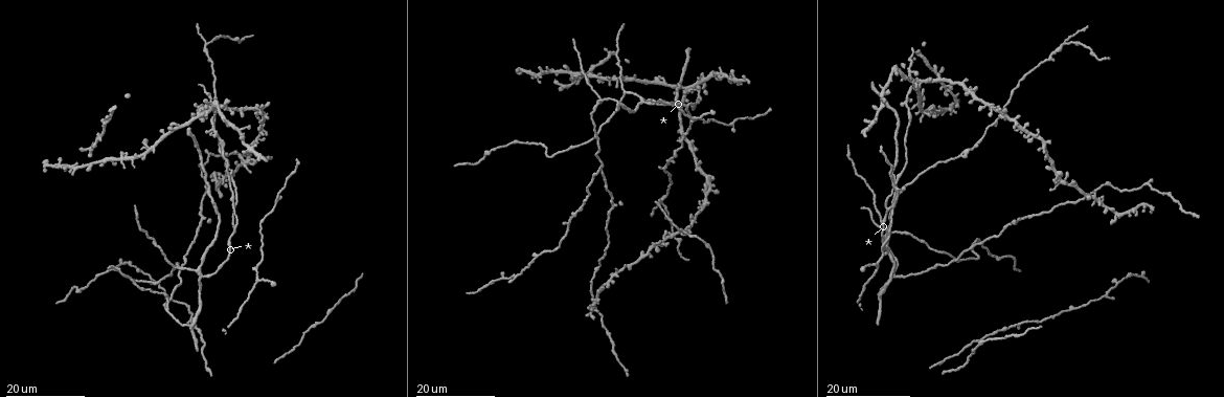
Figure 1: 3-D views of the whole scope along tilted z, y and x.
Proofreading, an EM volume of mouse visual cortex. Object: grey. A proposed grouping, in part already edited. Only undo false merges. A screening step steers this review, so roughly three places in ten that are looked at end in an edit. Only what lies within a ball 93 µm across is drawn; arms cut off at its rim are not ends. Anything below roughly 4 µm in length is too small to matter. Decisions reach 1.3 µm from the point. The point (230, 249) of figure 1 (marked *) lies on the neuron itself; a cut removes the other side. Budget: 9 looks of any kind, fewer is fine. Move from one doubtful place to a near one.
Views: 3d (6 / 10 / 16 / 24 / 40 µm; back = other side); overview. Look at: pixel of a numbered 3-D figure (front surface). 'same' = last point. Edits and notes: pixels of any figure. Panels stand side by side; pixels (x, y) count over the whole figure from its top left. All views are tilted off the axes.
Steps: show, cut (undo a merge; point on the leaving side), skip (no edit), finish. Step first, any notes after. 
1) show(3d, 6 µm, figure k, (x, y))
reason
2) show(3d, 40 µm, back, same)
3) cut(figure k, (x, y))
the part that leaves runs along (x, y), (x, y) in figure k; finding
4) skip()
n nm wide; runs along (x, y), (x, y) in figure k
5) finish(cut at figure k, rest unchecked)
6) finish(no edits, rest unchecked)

show(3d, 16 µm, figure 1, (625, 93))
a fork

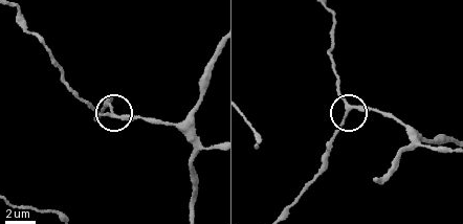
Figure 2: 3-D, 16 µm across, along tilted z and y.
show(3d, 6 µm, figure 2, (346, 109))

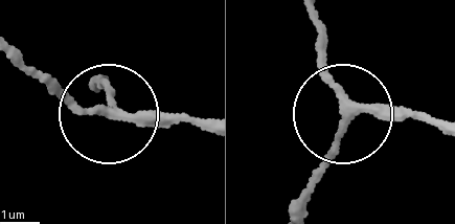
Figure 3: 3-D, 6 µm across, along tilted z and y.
skip()
3 arms; runs along (206, 128), (93, 112), (18, 64) in figure 3; one neuron here

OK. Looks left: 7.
show(3d, 24 µm, figure 1, (201, 276))
three arms meet

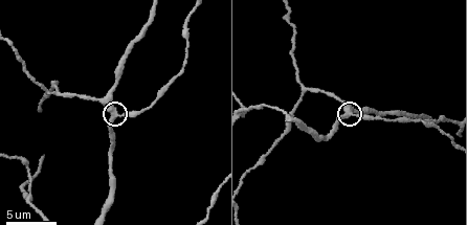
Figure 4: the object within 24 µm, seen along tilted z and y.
show(3d, 10 µm, figure 4, (114, 117))
zoom in

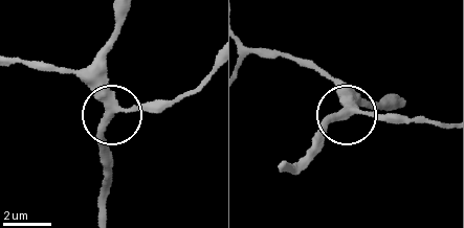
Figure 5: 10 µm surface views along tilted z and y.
skip()
330 nm wide; runs along (212, 71), (181, 95), (116, 109), (78, 75) in figure 5; one neuron here

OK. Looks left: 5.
show(3d, 6 µm, figure 4, (30, 198))
arms part here

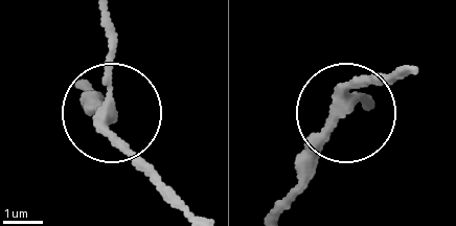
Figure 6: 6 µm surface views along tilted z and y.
show(3d, 6 µm, back, figure 6, (343, 109))

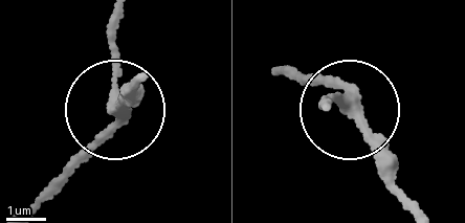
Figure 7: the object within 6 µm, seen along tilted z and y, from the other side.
skip()
side arm 26 µm; runs along (288, 73), (330, 81), (349, 102), (333, 93), (327, 102) in figure 7; all the same neuron

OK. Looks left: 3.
show(3d, 24 µm, figure 1, (518, 274))
thick turns thin

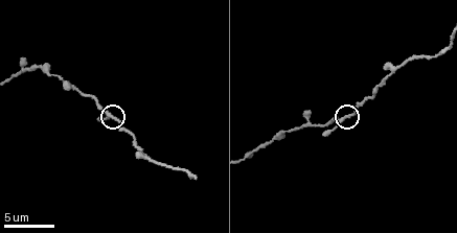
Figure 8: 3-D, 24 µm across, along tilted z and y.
show(3d, 6 µm, figure 8, (349, 116))

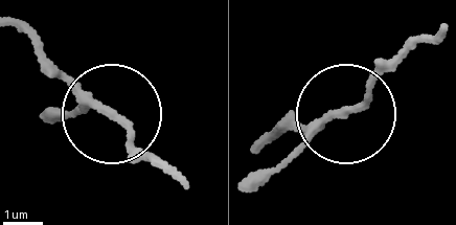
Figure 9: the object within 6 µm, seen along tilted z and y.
skip()
runs along (164, 171), (48, 62) in figure 9; one neuron here

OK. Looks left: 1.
finish(no edits, rest unchecked)

